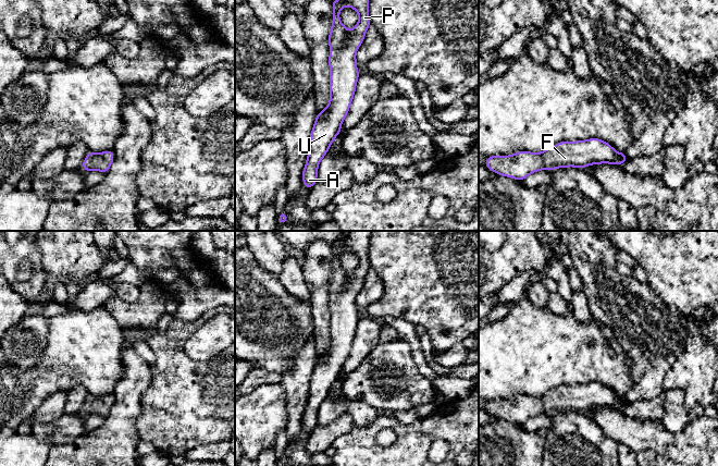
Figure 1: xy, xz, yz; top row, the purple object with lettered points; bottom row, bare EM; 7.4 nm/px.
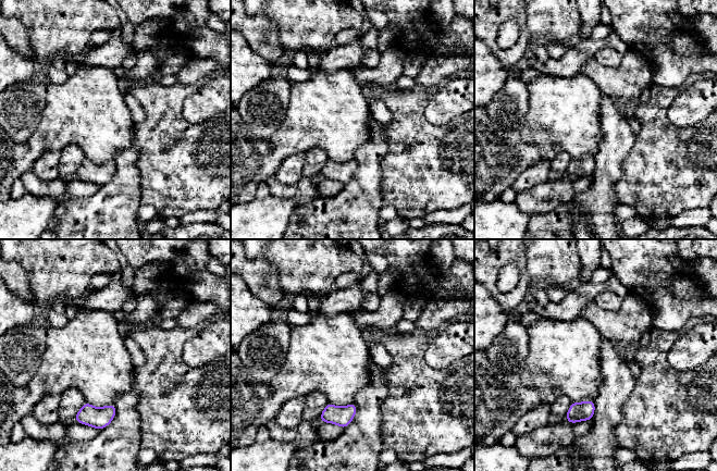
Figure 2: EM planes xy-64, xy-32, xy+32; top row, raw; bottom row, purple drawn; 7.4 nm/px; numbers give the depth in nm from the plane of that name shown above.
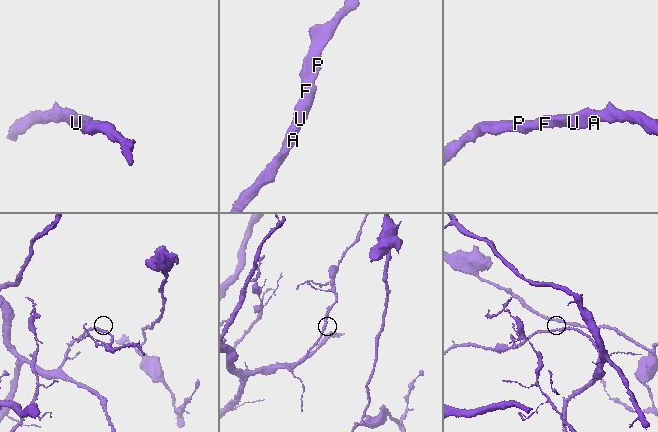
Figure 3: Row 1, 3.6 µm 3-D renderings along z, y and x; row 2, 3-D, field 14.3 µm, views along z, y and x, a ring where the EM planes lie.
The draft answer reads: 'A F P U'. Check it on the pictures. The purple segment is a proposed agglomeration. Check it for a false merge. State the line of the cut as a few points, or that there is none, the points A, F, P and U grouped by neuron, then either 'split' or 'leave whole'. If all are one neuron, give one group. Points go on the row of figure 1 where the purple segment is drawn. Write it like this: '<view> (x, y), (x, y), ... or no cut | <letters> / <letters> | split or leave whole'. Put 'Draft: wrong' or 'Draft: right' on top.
Draft: right
no cut | A F P U | leave whole

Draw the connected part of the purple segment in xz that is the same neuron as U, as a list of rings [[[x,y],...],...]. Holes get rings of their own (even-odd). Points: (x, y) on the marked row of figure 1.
[[[333,0],[332,8],[333,21],[329,34],[330,102],[323,111],[317,113],[311,131],[308,157],[302,170],[302,183],[308,189],[318,182],[319,163],[327,154],[334,138],[342,133],[341,126],[350,109],[360,76],[356,52],[371,25],[369,0]],[[343,7],[350,7],[359,14],[359,21],[351,30],[339,19]]]

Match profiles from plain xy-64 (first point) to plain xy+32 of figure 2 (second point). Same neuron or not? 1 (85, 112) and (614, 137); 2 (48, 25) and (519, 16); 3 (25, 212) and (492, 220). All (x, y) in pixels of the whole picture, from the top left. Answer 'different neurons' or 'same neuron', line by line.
1: different neurons
2: different neurons
3: same neuron

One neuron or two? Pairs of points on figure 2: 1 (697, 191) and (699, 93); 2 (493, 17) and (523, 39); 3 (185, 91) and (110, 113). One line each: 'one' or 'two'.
1: two
2: one
3: two

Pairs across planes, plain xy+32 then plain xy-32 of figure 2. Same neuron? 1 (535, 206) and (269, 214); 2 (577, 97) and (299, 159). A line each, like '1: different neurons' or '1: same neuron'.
1: different neurons
2: different neurons

